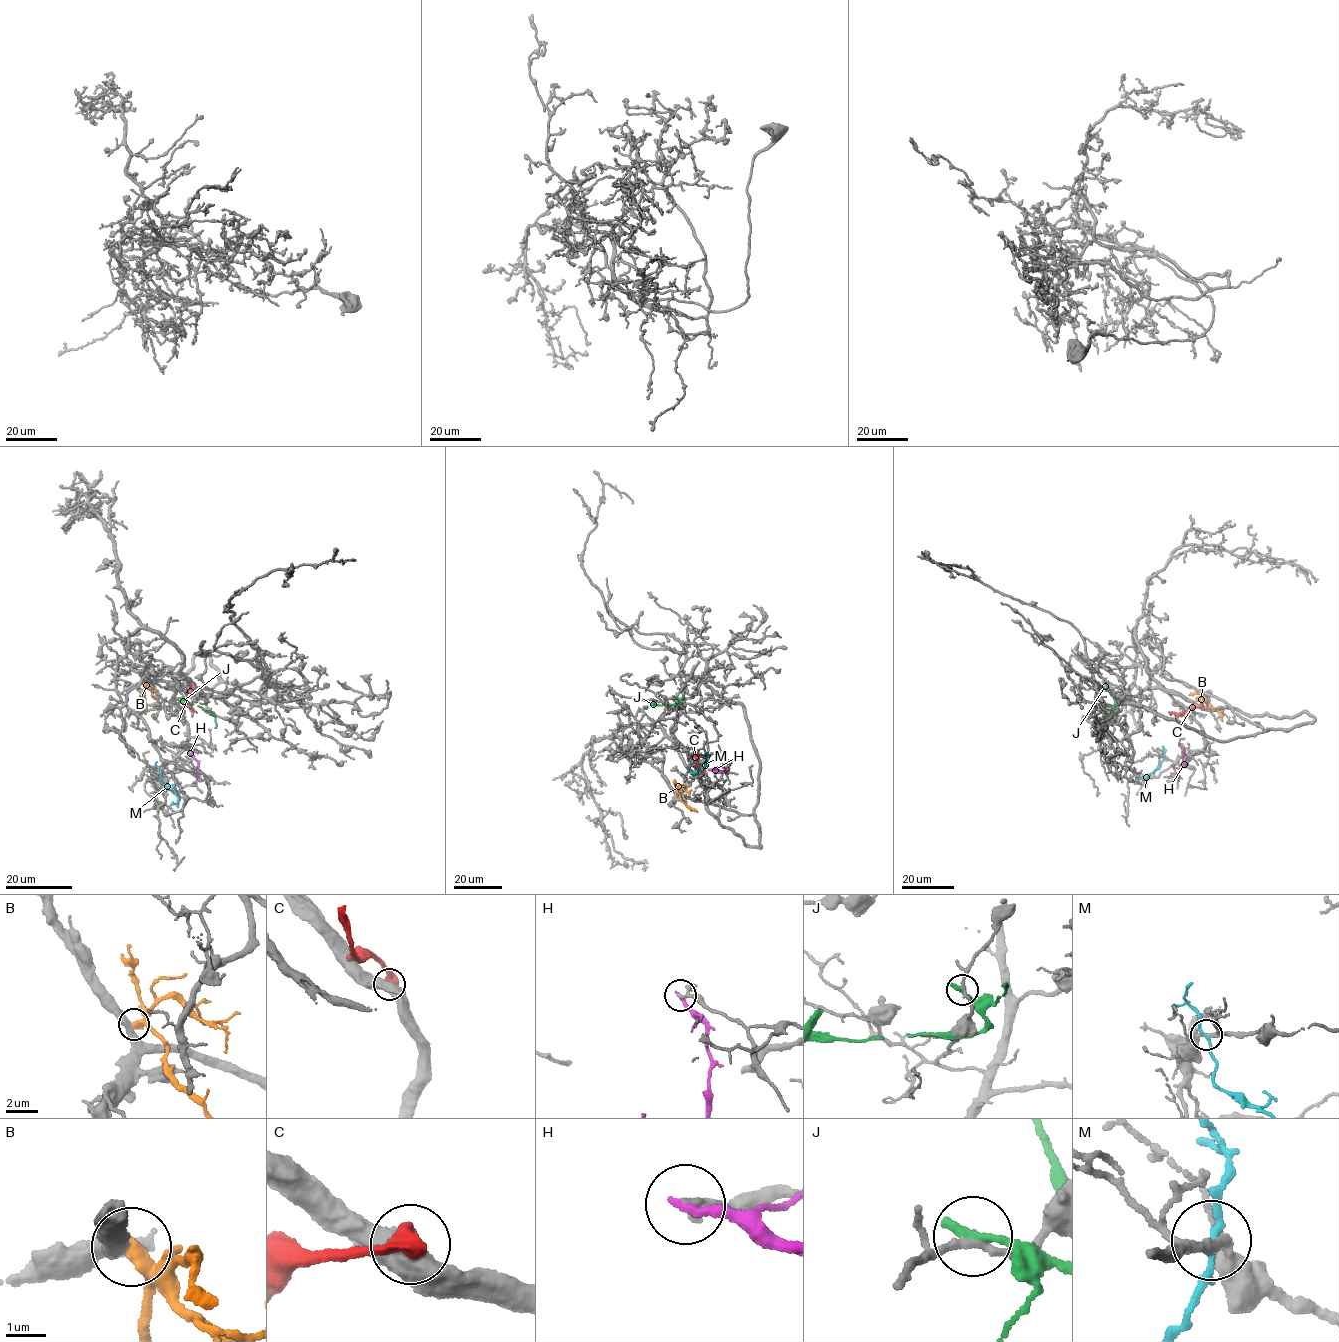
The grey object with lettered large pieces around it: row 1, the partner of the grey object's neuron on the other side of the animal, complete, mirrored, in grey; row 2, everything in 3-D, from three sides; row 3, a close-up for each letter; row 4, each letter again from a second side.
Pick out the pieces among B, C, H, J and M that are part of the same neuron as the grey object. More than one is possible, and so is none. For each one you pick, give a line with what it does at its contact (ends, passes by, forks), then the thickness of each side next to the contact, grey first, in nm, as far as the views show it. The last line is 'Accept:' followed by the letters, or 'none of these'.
Accept: none of these

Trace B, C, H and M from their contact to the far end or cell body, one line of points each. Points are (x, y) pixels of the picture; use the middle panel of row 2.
B: (675, 791), (697, 811)
C: (703, 771), (697, 759), (691, 758)
H: (709, 769), (726, 771), (722, 763)
M: (696, 772), (704, 765), (708, 756), (708, 759), (703, 757)

